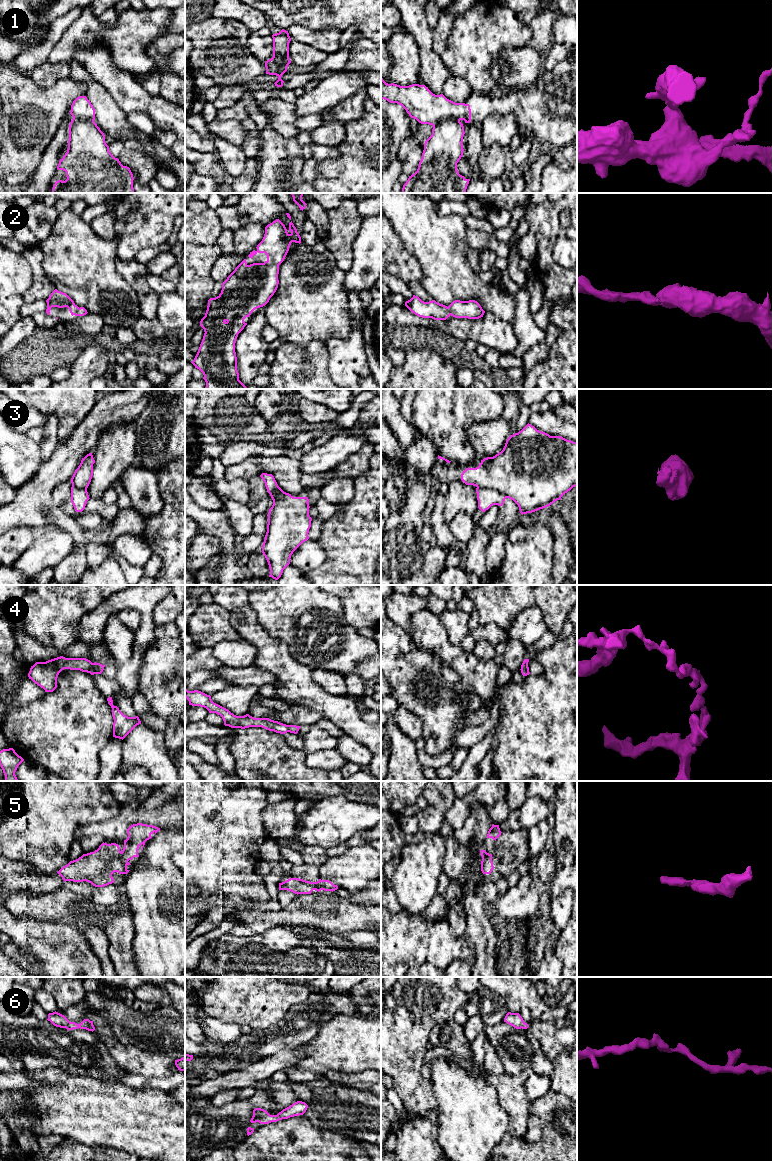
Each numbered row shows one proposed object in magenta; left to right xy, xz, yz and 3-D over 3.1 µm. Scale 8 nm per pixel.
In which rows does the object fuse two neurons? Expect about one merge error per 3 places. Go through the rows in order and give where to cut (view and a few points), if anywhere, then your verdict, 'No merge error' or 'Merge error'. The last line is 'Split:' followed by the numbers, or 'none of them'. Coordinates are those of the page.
1: Split along yz (459, 119), (443, 119), (433, 126). Merge error
2: No split. No merge error
3: Split along yz (477, 486), (496, 489), (506, 497). Merge error
4: Split along xy (93, 663), (89, 672). Merge error
5: No split. No merge error
6: No split. No merge error
Split: 1, 3, 4

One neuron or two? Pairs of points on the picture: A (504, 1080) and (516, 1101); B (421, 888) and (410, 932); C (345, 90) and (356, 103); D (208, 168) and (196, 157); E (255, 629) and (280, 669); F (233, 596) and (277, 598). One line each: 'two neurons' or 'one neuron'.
A: one neuron
B: two neurons
C: two neurons
D: one neuron
E: one neuron
F: two neurons

